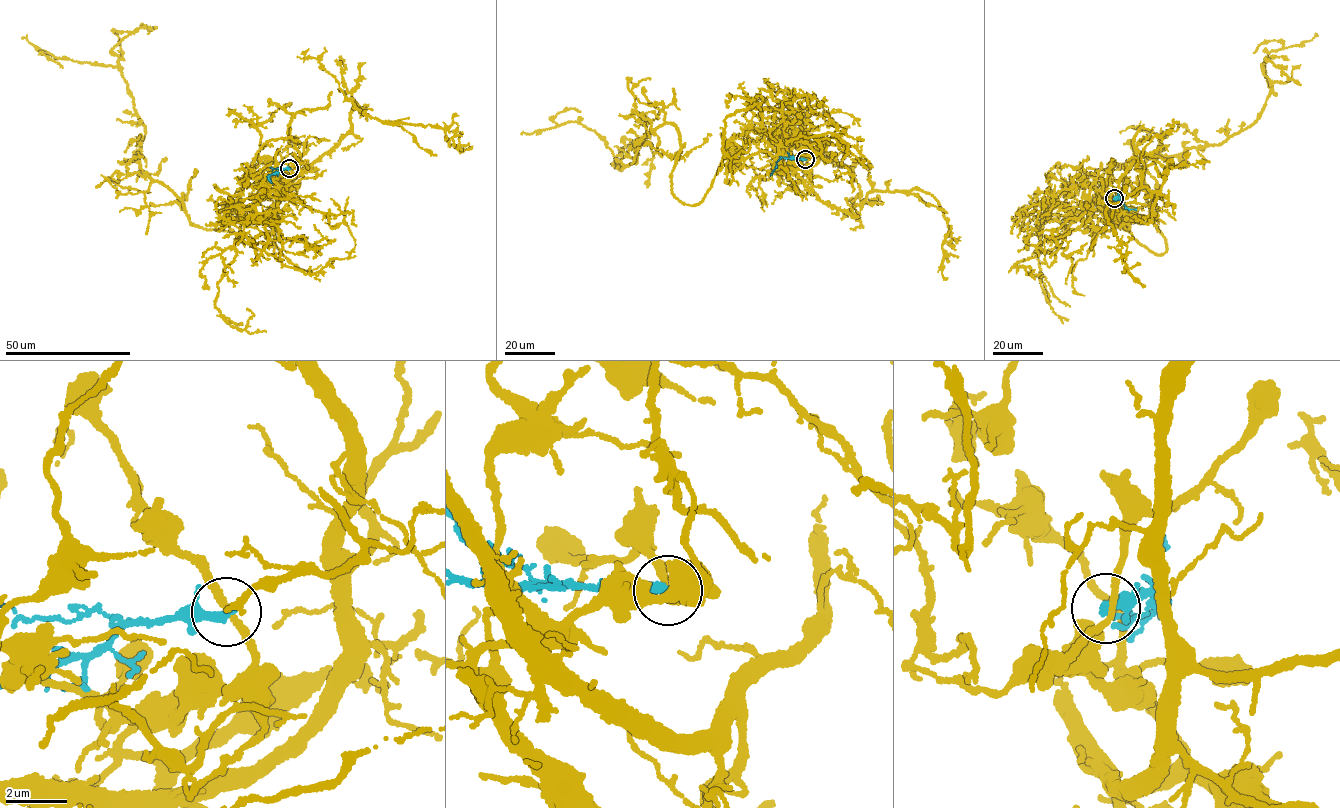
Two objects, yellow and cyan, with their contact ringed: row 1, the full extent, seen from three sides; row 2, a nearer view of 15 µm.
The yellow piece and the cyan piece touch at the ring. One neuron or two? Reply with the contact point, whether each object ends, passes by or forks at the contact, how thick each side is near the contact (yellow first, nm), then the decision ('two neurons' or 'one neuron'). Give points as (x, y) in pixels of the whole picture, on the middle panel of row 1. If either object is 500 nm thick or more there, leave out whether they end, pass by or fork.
at (805, 159); yellow passes by; cyan ends there; 200 nm thick on the yellow side, 320 nm on the other; two neurons

